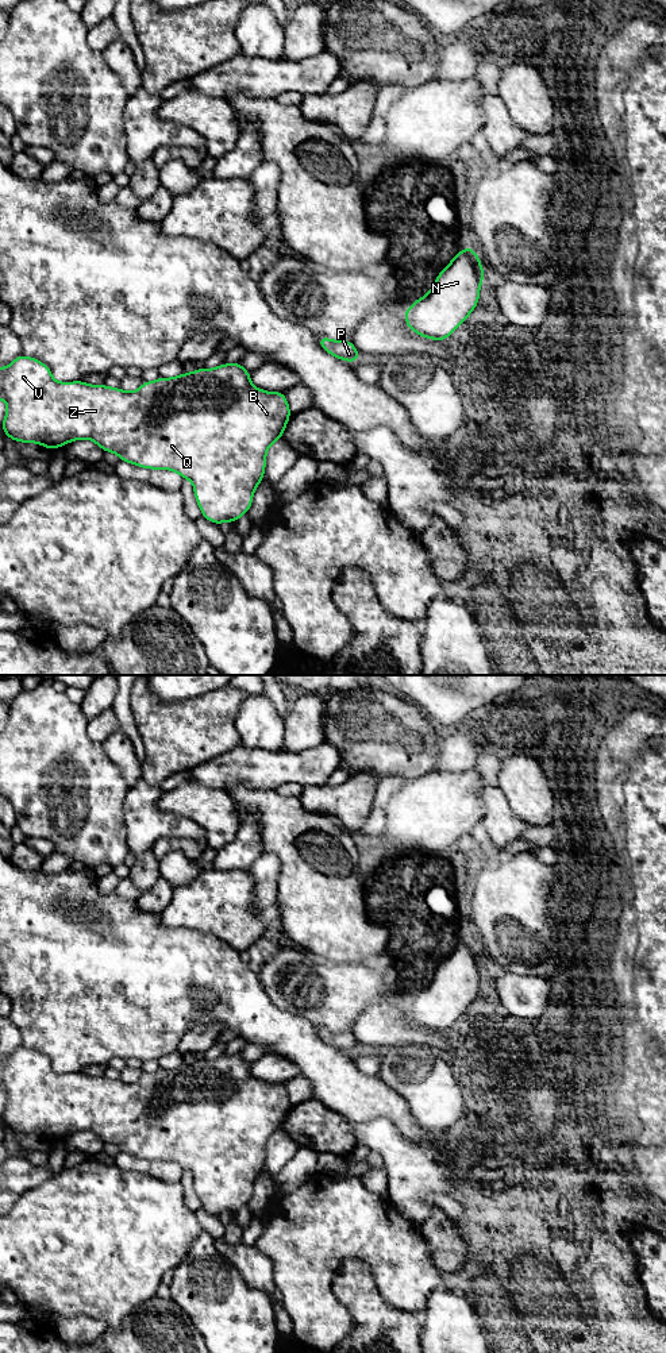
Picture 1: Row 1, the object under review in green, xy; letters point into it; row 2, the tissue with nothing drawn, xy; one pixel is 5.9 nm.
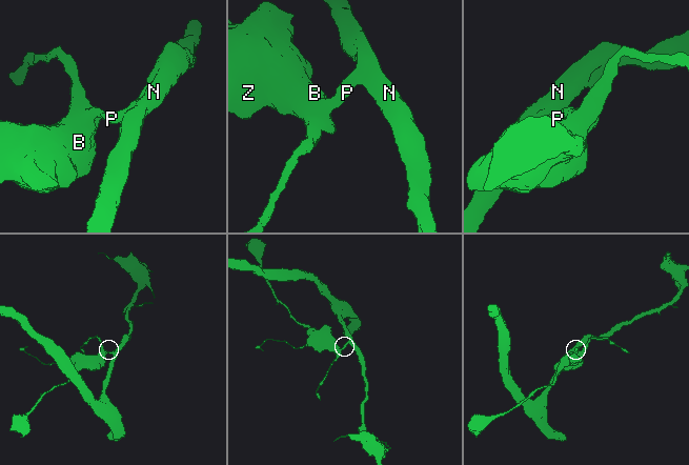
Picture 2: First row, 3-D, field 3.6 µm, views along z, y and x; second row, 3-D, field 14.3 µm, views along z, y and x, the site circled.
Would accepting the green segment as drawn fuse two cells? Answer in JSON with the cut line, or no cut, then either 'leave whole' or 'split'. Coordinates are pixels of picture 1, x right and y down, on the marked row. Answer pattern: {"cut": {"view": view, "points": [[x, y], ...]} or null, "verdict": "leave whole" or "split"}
{"cut": null, "verdict": "leave whole"}

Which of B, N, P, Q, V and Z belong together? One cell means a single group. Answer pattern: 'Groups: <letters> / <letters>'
Groups: B N P Q V Z

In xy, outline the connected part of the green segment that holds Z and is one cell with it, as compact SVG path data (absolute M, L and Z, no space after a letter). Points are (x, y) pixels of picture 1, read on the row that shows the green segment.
M20 354L7 367L0 367L0 397L3 397L7 404L7 412L1 423L1 428L5 436L14 442L36 443L53 451L70 442L89 439L95 442L104 452L113 452L120 460L130 465L150 470L176 471L182 479L189 479L193 483L195 498L201 510L201 516L217 525L226 521L234 524L243 514L247 514L253 504L254 492L263 481L267 450L274 442L282 439L284 429L286 428L292 415L284 392L266 392L255 388L250 379L250 371L246 370L240 362L222 363L213 369L201 367L192 373L182 373L173 378L159 377L153 382L143 381L138 390L130 393L122 388L115 389L107 385L89 385L84 381L58 382L53 378L51 370L47 365L36 358Z

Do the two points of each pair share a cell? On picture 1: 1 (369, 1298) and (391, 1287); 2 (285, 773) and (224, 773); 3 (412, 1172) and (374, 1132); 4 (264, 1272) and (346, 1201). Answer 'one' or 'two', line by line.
1: two
2: one
3: one
4: two

